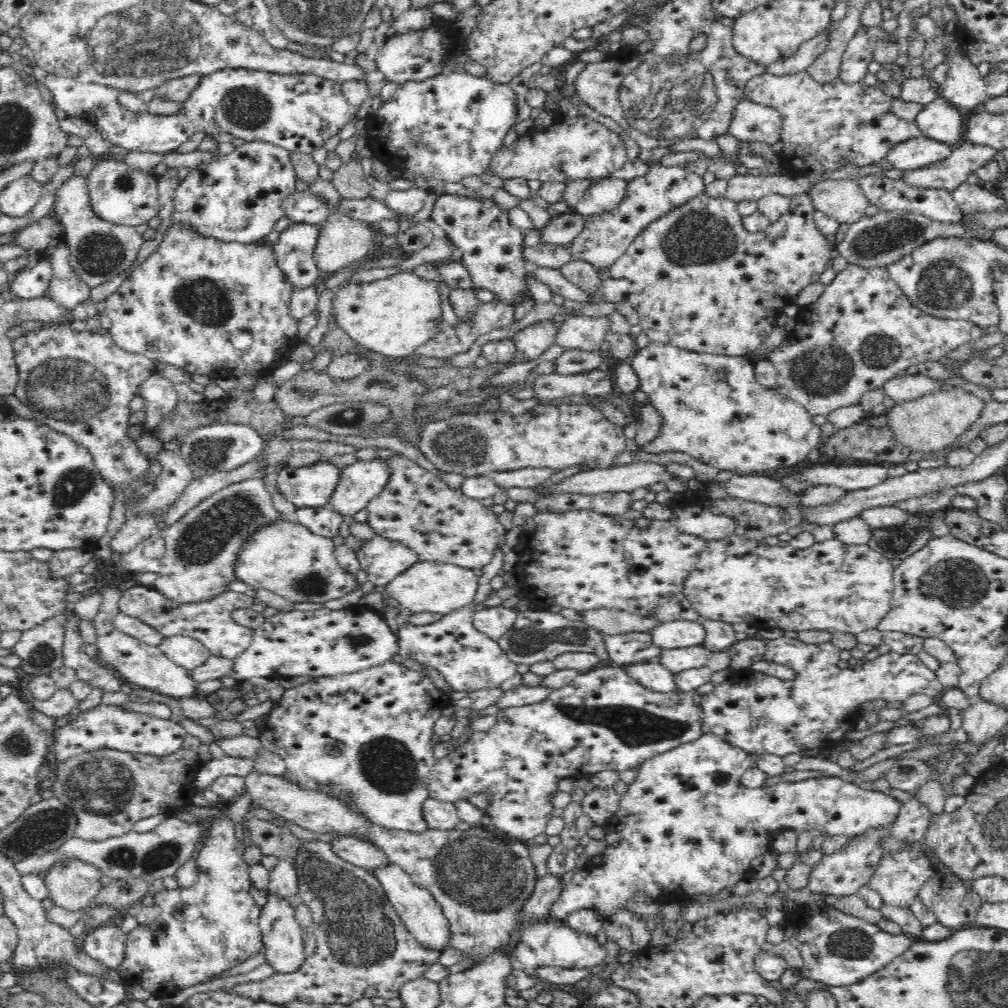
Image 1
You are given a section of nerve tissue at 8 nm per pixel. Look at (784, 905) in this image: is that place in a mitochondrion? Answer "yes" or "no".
no

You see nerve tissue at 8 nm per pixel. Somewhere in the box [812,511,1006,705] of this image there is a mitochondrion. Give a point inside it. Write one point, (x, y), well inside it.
(959, 583)

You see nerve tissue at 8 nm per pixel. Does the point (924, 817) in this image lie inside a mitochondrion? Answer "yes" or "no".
no

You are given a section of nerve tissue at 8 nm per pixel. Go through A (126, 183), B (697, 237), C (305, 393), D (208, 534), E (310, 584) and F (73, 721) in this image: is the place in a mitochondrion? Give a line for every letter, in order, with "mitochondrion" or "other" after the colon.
A: mitochondrion
B: mitochondrion
C: mitochondrion
D: mitochondrion
E: mitochondrion
F: other

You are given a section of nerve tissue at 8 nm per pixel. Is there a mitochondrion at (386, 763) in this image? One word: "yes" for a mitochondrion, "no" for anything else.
yes

